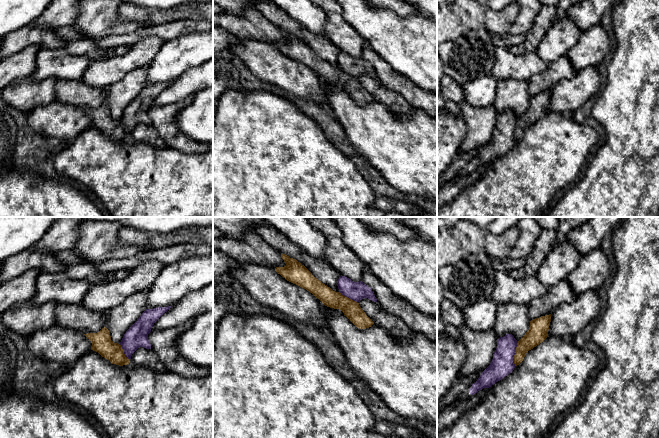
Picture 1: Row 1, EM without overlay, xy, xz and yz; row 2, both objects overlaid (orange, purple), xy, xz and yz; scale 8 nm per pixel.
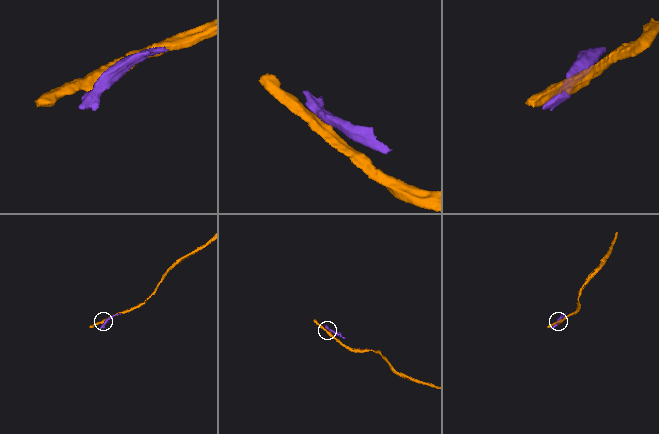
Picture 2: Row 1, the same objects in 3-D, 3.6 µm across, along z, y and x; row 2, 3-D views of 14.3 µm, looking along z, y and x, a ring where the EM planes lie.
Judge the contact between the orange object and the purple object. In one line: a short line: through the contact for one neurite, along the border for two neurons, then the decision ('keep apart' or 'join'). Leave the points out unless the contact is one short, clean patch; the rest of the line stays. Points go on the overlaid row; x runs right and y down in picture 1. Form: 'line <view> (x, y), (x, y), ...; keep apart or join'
line yz (518, 341), (515, 347), (514, 365); keep apart

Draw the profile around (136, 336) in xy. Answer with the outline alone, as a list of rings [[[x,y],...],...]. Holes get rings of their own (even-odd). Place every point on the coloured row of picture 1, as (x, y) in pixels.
[[[171,306],[146,309],[137,321],[126,331],[120,345],[129,360],[138,348],[151,349],[148,334],[151,332],[154,323],[170,308]]]

